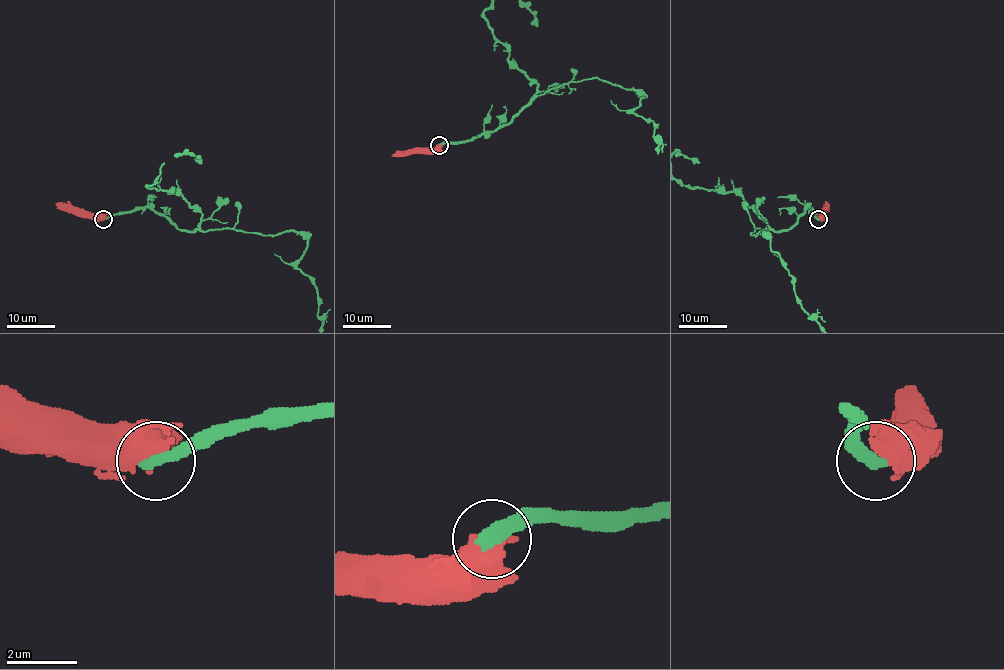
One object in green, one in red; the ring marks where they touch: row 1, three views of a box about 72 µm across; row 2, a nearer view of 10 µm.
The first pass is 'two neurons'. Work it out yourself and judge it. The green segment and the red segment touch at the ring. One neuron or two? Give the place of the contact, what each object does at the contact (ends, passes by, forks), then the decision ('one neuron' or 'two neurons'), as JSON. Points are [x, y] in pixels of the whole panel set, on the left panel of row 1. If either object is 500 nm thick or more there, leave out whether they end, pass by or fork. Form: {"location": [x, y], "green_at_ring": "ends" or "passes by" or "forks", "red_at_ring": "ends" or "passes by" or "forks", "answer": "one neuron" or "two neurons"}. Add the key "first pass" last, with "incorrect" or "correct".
{"location": [103, 219], "answer": "two neurons", "first pass": "correct"}

